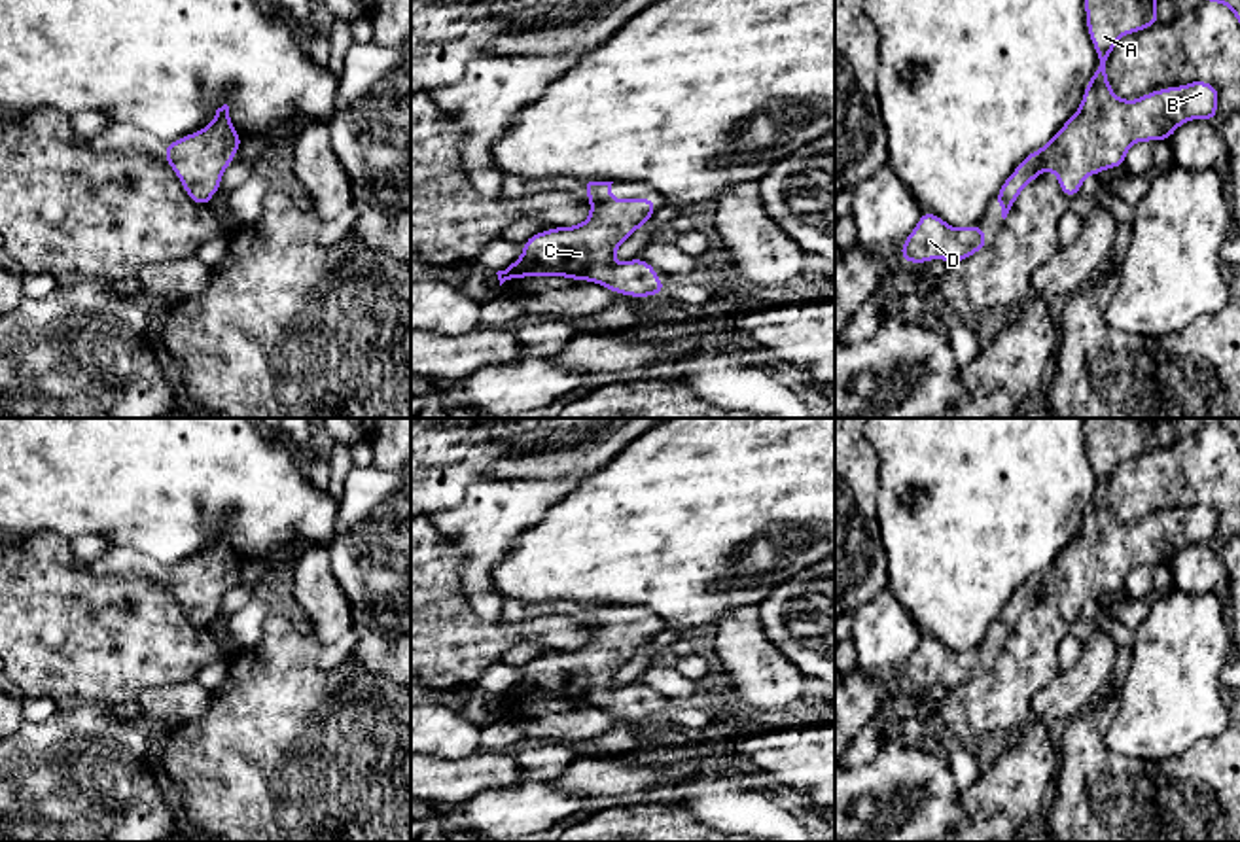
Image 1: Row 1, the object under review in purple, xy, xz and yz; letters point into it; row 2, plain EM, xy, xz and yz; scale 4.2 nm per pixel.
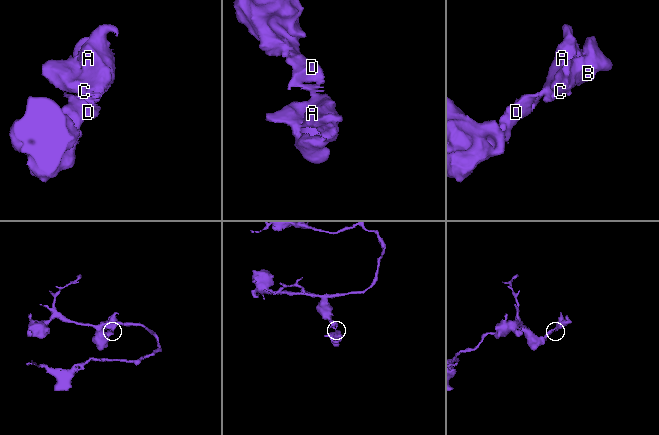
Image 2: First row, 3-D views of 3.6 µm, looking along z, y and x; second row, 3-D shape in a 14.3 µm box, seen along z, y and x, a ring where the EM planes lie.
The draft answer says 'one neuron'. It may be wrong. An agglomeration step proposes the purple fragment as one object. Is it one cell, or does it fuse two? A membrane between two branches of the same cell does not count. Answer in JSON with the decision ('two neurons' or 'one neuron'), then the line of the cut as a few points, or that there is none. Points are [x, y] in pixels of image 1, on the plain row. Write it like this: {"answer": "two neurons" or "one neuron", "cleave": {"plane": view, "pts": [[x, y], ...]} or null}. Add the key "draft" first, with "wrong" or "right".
{"draft": "right", "answer": "one neuron", "cleave": null}

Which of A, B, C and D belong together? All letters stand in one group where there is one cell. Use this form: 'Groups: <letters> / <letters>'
Groups: A B C D

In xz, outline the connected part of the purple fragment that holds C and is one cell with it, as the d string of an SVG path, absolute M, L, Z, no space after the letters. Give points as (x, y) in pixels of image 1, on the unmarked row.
M589 605L591 640L574 651L553 651L523 666L523 679L507 693L498 694L500 710L505 704L526 700L564 700L604 710L619 719L663 719L666 708L657 693L634 681L615 687L617 672L647 649L657 626L649 623L611 623L613 605Z

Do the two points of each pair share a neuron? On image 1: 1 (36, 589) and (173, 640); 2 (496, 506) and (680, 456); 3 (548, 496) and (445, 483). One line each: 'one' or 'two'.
1: one
2: two
3: two

